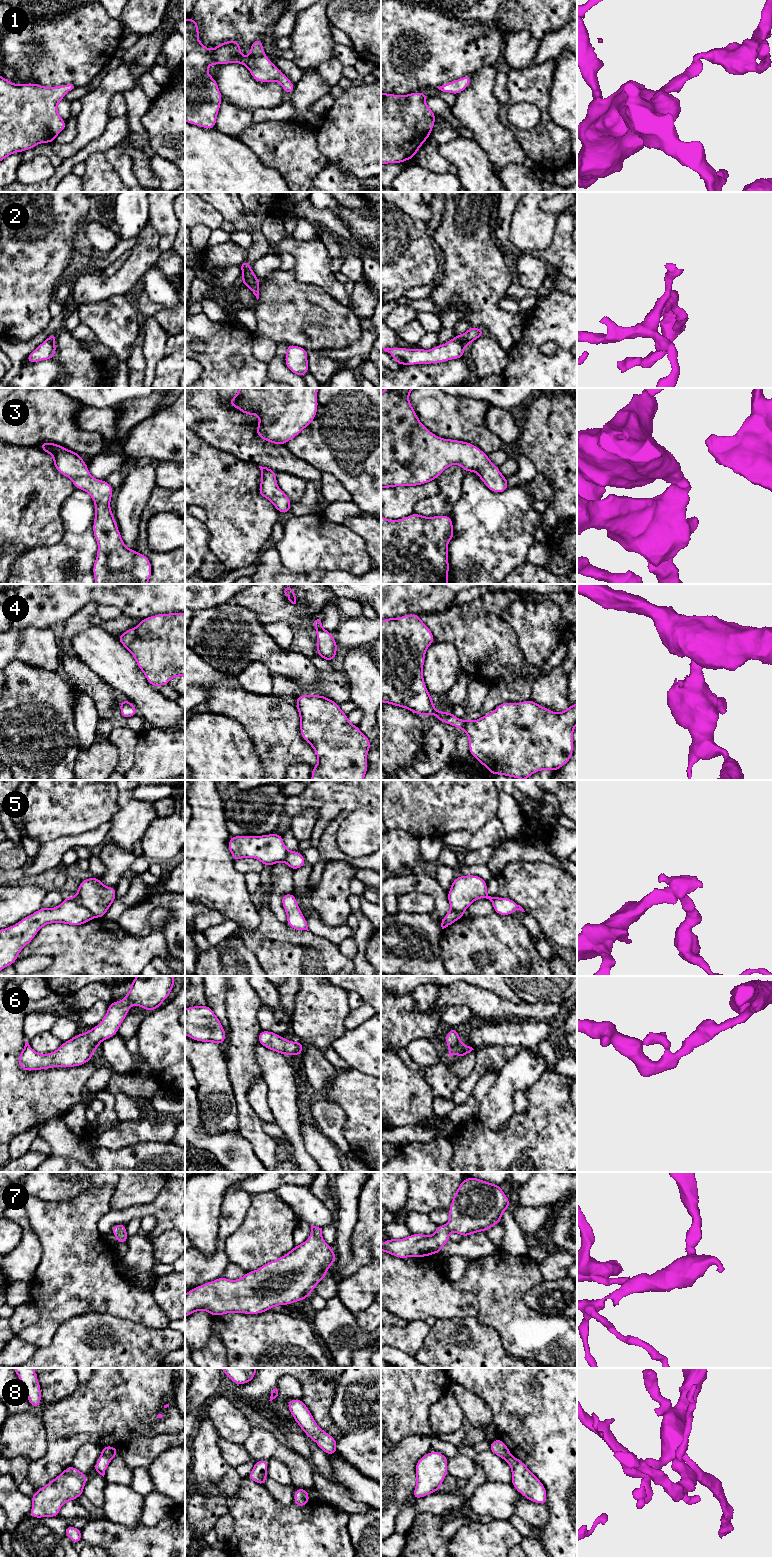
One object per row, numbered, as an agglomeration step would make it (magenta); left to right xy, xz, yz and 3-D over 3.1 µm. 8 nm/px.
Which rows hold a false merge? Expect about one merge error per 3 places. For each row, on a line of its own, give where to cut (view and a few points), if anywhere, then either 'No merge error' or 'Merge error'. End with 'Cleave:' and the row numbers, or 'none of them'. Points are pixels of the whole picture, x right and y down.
1: No split. No merge error
2: Split along yz (453, 338), (465, 345). Merge error
3: No split. No merge error
4: No split. No merge error
5: Split along xy (76, 899), (95, 916). Merge error
6: No split. No merge error
7: No split. No merge error
8: Split along xy (102, 1453), (111, 1458). Merge error
Cleave: 2, 5, 8

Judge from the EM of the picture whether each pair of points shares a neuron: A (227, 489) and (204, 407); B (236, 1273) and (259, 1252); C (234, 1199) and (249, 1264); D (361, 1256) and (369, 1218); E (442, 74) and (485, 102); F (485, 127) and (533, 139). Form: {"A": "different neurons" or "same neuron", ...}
{"A": "different neurons", "B": "different neurons", "C": "different neurons", "D": "same neuron", "E": "different neurons", "F": "different neurons"}

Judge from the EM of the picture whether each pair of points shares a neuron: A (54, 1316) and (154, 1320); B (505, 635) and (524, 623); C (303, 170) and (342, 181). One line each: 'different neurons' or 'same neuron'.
A: same neuron
B: different neurons
C: different neurons

